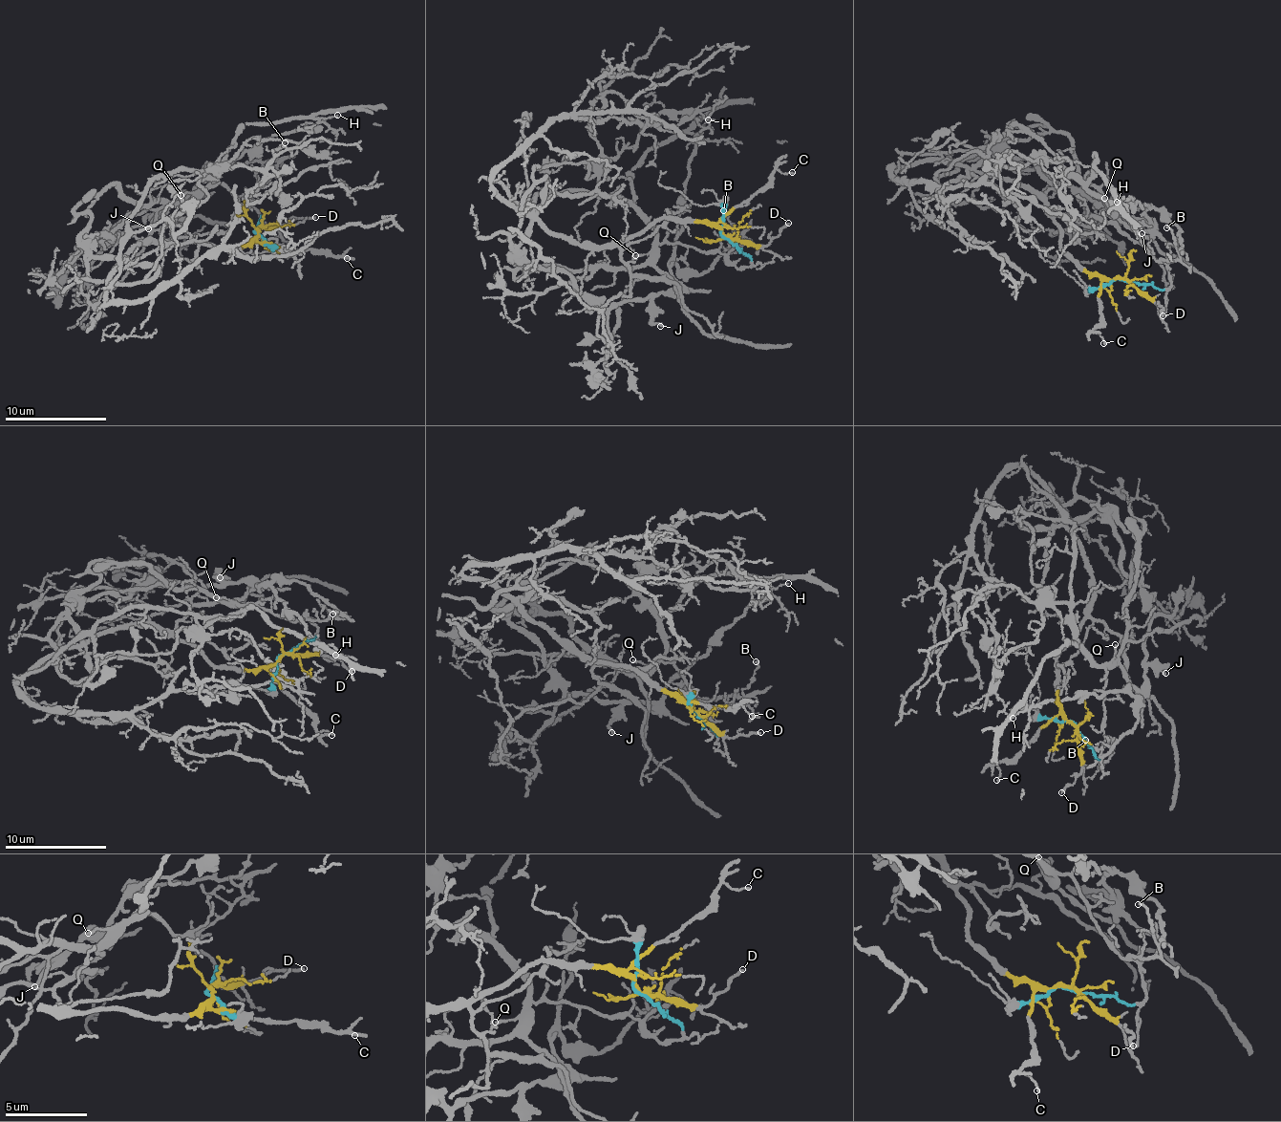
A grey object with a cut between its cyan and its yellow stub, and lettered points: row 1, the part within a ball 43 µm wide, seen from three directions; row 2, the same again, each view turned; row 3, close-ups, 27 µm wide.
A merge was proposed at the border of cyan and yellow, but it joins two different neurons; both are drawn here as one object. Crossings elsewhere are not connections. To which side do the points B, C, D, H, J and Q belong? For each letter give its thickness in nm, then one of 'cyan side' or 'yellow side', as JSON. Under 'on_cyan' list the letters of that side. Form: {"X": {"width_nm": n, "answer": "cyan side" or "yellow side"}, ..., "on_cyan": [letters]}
{"B": {"width_nm": 140, "answer": "cyan side"}, "C": {"width_nm": 110, "answer": "yellow side"}, "D": {"width_nm": 160, "answer": "yellow side"}, "H": {"width_nm": 100, "answer": "cyan side"}, "J": {"width_nm": 170, "answer": "cyan side"}, "Q": {"width_nm": 130, "answer": "cyan side"}, "on_cyan": ["B", "H", "J", "Q"]}

